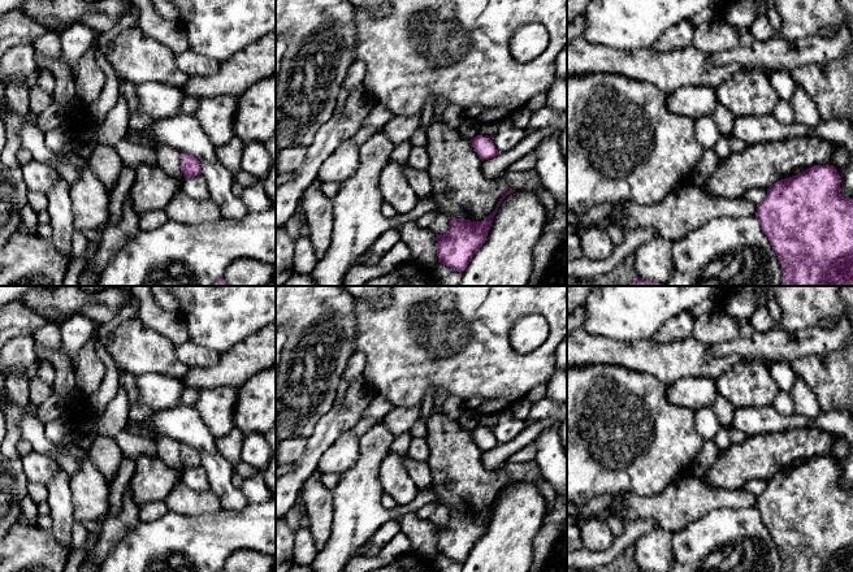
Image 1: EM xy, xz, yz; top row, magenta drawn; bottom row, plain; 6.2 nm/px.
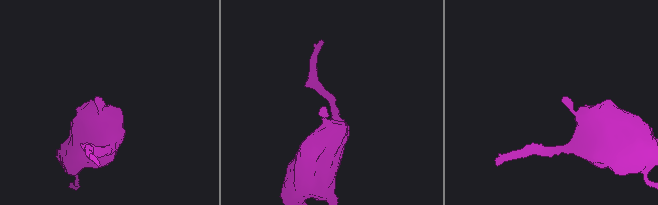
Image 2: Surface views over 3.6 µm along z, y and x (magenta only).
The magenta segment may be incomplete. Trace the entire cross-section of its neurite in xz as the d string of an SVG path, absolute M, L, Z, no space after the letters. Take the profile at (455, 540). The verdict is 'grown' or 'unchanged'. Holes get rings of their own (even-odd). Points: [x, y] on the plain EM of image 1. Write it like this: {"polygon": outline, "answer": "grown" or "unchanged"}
{"polygon": "M510 481L507 484L505 484L502 486L502 489L499 490L495 500L486 508L485 512L471 512L471 511L464 511L464 510L456 510L456 508L449 508L450 514L449 514L449 523L443 526L438 526L437 525L437 547L438 547L438 554L453 559L456 563L464 563L467 556L469 555L471 550L473 549L473 546L477 543L477 541L485 534L488 524L490 521L494 506L498 500L498 498L501 497L502 491L512 485L515 481Z", "answer": "unchanged"}

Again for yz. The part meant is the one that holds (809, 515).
{"polygon": "M814 456L796 467L780 471L767 480L766 489L757 495L755 508L768 529L783 562L783 572L853 572L853 490L840 485L841 468L833 456Z", "answer": "unchanged"}

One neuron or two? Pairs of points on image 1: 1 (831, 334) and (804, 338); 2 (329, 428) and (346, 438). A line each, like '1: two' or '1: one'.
1: one
2: two

